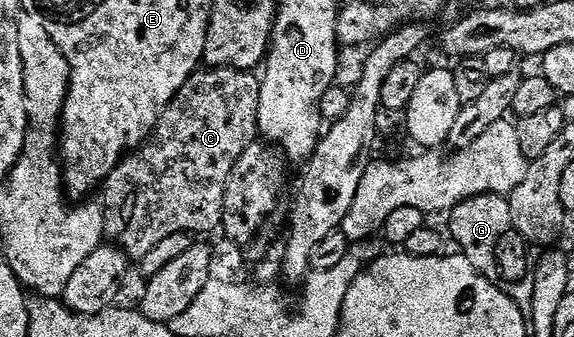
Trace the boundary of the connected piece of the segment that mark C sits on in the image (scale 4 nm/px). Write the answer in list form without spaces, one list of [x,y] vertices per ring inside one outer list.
[[[210,67],[194,72],[192,78],[177,91],[177,97],[161,113],[161,116],[157,119],[157,125],[149,134],[149,139],[140,148],[130,152],[124,160],[117,163],[115,170],[111,170],[111,174],[103,181],[103,187],[99,192],[99,200],[105,213],[105,235],[129,257],[130,261],[141,261],[154,246],[158,246],[159,242],[163,241],[163,238],[168,238],[171,234],[179,234],[180,232],[197,234],[197,232],[209,232],[212,228],[214,230],[220,229],[221,219],[223,218],[223,198],[227,190],[227,182],[231,178],[243,150],[247,150],[247,146],[251,146],[259,136],[257,115],[259,114],[260,93],[261,82],[253,72]]]

